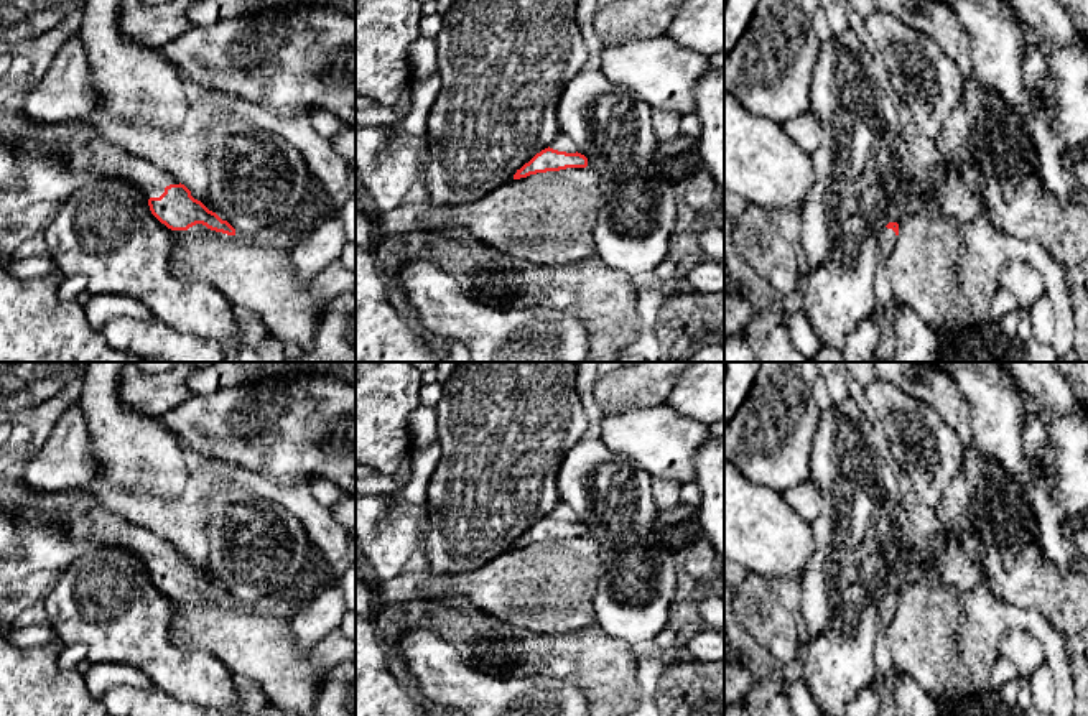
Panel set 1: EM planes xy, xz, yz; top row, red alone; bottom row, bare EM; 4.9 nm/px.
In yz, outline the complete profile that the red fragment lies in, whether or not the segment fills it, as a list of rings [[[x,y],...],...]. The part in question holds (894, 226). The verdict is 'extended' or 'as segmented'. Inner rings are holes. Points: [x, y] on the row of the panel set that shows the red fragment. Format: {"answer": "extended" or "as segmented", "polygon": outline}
{"answer": "extended", "polygon": [[[889,222],[882,234],[879,235],[879,250],[882,252],[884,257],[889,257],[895,245],[895,239],[899,235],[899,224],[897,222]]]}

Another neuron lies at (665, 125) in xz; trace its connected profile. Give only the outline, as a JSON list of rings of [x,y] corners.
[[[650,109],[650,125],[658,142],[673,142],[681,135],[680,115],[675,112]]]

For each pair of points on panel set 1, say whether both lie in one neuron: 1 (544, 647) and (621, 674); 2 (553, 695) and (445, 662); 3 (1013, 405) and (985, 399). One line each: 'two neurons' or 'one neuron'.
1: one neuron
2: one neuron
3: one neuron

